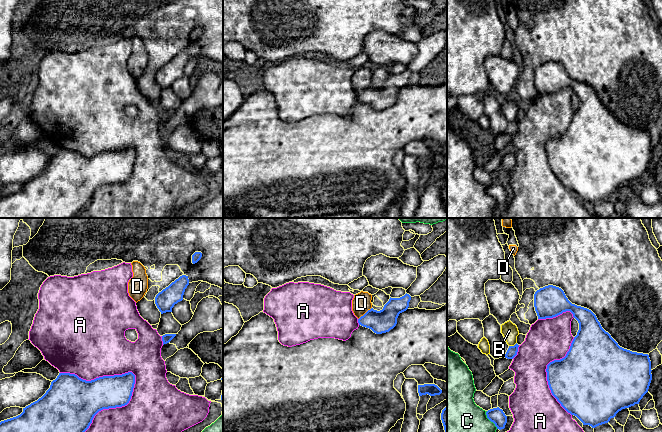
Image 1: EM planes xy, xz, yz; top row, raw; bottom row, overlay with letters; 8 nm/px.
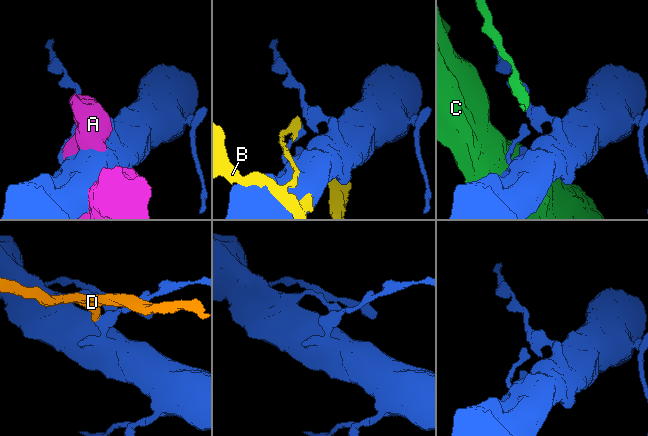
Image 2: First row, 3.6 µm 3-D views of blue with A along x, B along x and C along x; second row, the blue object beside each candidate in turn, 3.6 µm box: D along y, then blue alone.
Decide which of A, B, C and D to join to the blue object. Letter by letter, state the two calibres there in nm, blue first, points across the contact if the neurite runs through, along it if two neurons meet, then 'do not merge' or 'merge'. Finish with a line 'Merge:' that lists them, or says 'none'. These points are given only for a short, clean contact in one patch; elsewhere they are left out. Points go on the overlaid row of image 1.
A: calibres 340 and 480 nm; do not merge
B: calibres 80 and 130 nm; do not merge
C: calibres 130 and 280 nm; do not merge
D: calibres 180 and 160 nm; border xz (371, 307), (358, 319); do not merge
Merge: none

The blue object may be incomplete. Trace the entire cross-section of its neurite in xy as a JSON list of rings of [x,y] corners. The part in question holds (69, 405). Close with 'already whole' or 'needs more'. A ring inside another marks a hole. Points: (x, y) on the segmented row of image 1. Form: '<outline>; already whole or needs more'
[[[132,372],[91,381],[75,374],[59,373],[41,398],[23,408],[20,415],[1,421],[0,432],[85,432],[99,411],[127,405],[134,384],[135,375]]]; already whole

